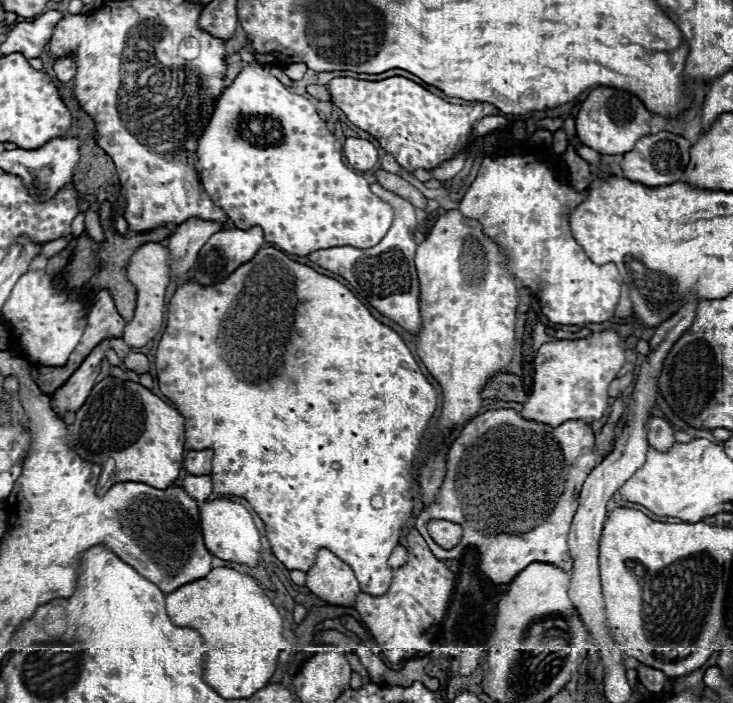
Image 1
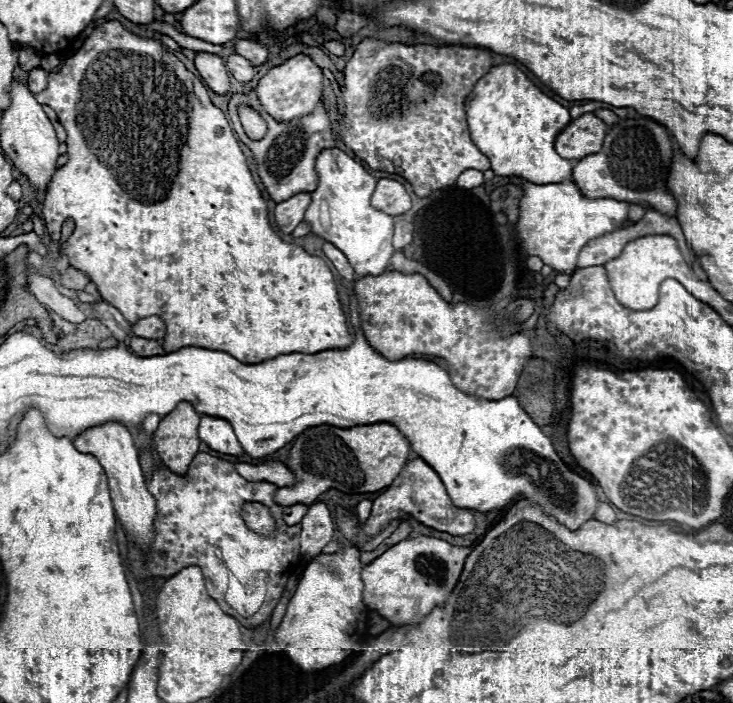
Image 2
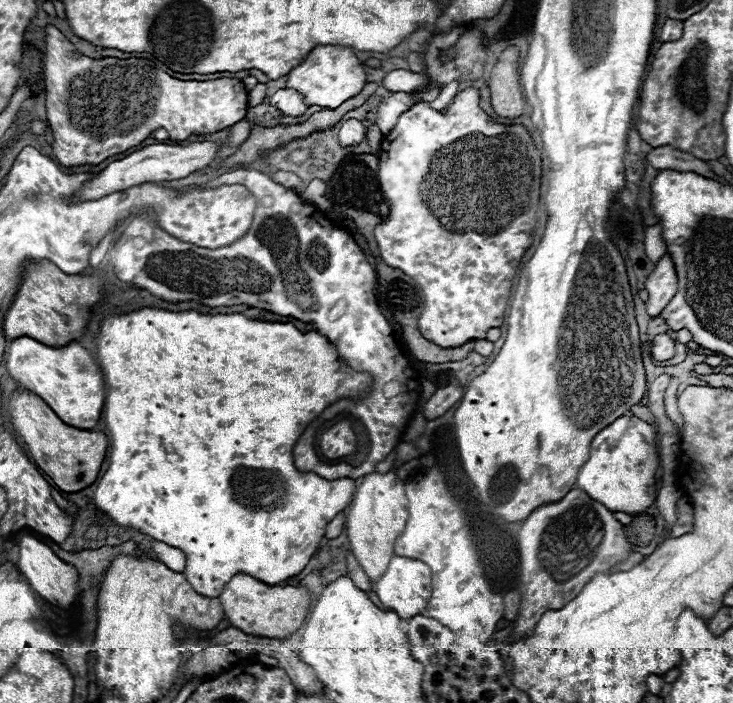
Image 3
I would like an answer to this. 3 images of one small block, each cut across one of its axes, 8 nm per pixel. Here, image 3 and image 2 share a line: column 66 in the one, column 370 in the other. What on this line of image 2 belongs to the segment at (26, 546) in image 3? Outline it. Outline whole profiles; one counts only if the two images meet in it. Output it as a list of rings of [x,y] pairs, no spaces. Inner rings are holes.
[[[418,536],[402,540],[374,562],[364,566],[364,604],[378,610],[392,626],[420,624],[436,606],[446,606],[468,556],[468,548],[452,546],[440,538]]]

